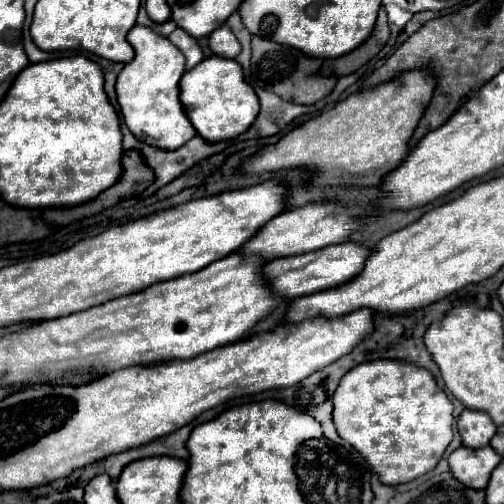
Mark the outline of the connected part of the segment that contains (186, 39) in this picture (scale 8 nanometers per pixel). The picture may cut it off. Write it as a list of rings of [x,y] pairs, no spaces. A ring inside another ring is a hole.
[[[175,29],[171,35],[169,35],[169,41],[185,55],[187,59],[187,69],[193,69],[197,63],[203,61],[203,53],[201,53],[201,47],[199,43],[189,37],[183,29]]]

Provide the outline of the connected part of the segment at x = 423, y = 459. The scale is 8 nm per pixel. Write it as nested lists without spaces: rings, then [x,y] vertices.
[[[371,361],[347,371],[333,395],[333,423],[345,439],[381,477],[385,485],[413,481],[433,471],[453,439],[453,401],[435,383],[431,371],[405,361]]]

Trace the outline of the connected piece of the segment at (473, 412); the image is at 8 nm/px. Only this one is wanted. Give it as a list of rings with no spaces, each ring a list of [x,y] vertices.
[[[465,409],[457,427],[463,437],[463,445],[471,449],[489,445],[491,437],[497,431],[497,425],[491,421],[491,415],[477,409]]]

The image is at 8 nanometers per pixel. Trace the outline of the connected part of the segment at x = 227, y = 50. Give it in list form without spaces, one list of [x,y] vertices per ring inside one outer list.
[[[221,25],[219,29],[215,29],[215,33],[209,35],[209,47],[215,55],[227,59],[235,59],[241,53],[241,45],[227,25]]]

